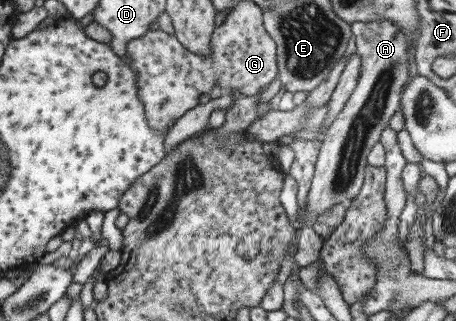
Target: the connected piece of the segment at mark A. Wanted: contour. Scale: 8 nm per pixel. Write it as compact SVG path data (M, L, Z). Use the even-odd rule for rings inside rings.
M389 20L381 22L350 23L355 36L356 53L361 55L361 75L355 90L341 112L323 134L311 190L307 194L307 214L299 230L294 261L301 267L313 264L320 258L324 239L313 229L319 214L339 203L353 199L364 183L367 156L379 143L381 132L389 127L391 116L399 110L401 92L409 81L409 42L405 34Z

